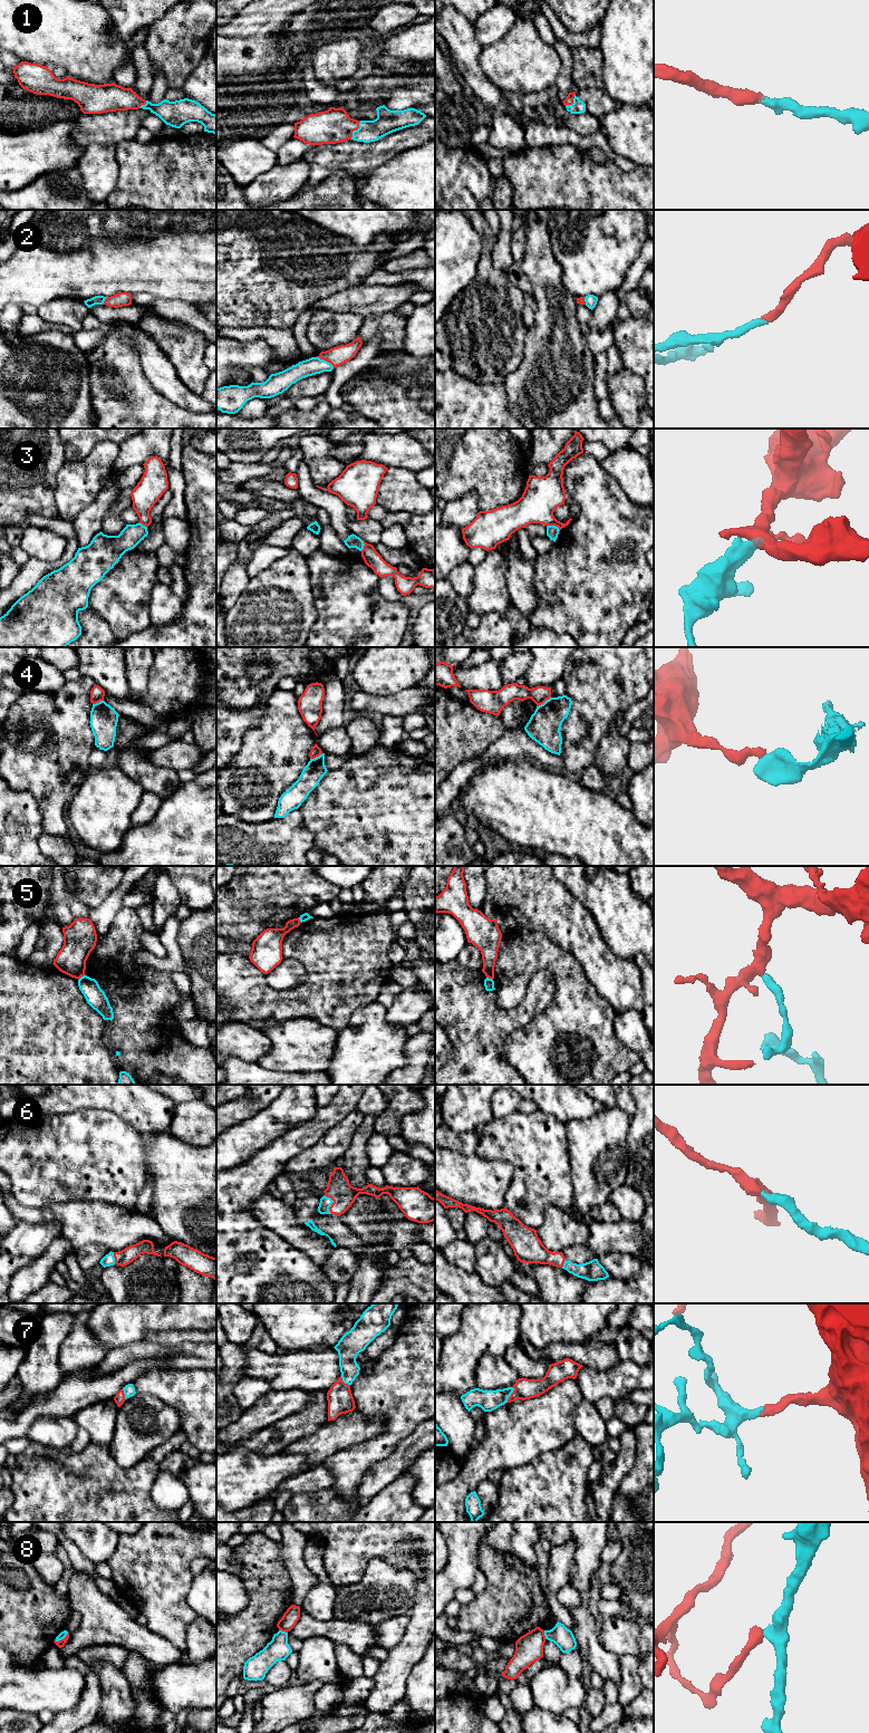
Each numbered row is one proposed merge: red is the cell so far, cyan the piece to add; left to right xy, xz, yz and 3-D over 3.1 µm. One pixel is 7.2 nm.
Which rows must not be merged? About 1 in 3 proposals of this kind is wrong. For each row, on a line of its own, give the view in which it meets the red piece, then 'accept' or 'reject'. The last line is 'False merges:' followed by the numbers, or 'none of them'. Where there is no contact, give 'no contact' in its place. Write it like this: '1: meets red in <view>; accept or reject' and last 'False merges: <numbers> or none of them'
1: meets red in xz; accept
2: meets red in xz; accept
3: meets red in yz; reject
4: meets red in yz; reject
5: meets red in xy; reject
6: meets red in xz; accept
7: meets red in yz; accept
8: meets red in xy; reject
False merges: 3, 4, 5, 8

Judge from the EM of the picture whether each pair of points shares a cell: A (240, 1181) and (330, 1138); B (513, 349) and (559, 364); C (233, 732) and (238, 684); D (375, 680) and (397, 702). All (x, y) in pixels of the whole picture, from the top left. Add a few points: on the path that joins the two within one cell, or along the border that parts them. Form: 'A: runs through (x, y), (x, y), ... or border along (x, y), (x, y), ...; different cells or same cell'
A: border along (319, 1138), (295, 1155), (285, 1165), (283, 1172); different cells
B: border along (528, 328), (524, 356), (520, 364), (509, 374); different cells
C: border along (257, 701), (253, 705), (245, 709), (228, 708); different cells
D: border along (415, 685), (390, 694), (365, 693); different cells

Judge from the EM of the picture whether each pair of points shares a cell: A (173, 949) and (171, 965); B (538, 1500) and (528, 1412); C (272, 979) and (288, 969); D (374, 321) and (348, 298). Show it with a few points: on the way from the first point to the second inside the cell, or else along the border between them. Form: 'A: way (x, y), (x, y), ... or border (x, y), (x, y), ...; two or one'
A: way (173, 953), (173, 961); one
B: border (557, 1447), (542, 1453), (530, 1462), (509, 1469); two
C: way (276, 979), (285, 972); one
D: border (394, 309), (387, 313), (369, 314), (364, 317); two

